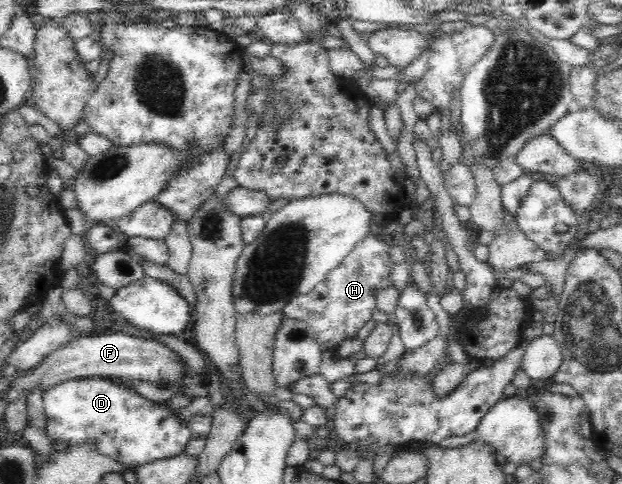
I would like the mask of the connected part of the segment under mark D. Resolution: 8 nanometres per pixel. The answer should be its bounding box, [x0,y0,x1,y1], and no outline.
[43,377,192,468]

